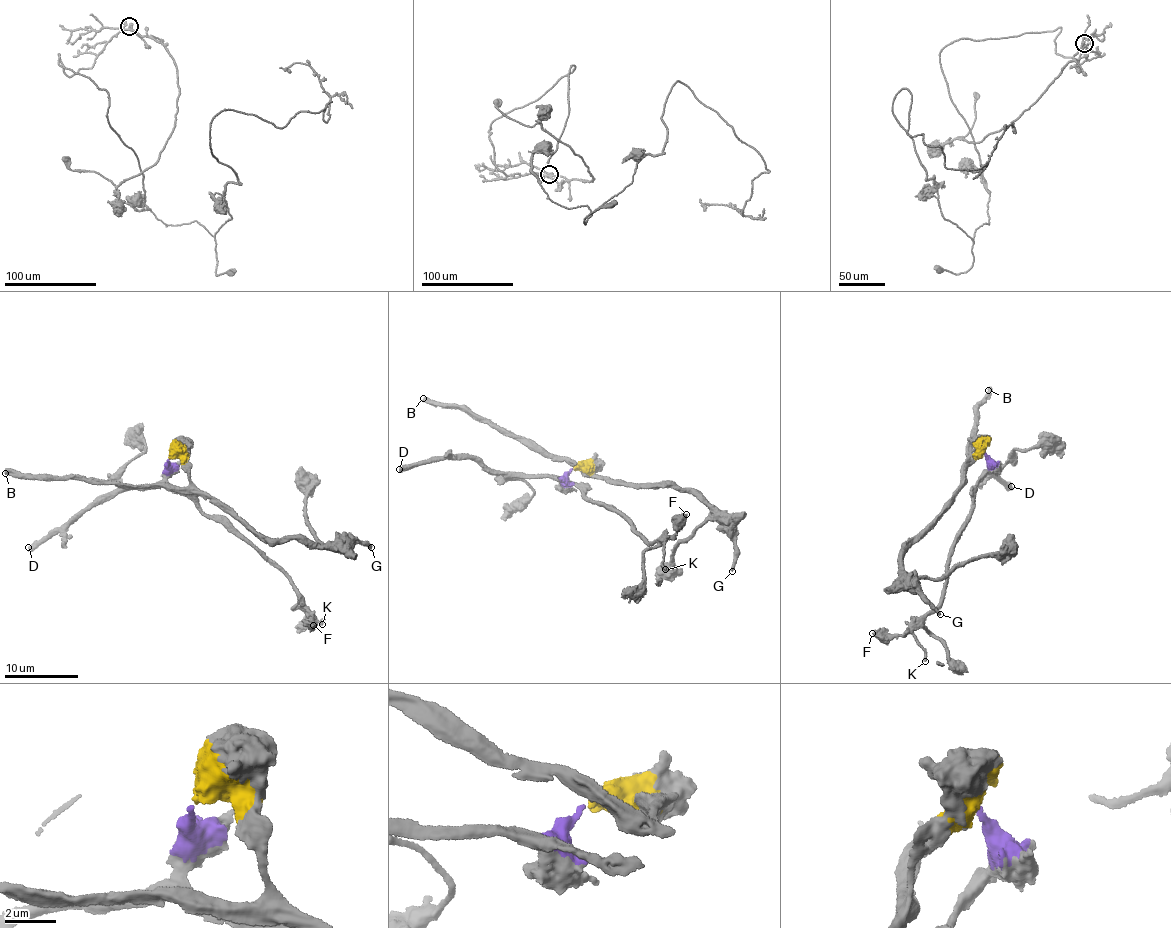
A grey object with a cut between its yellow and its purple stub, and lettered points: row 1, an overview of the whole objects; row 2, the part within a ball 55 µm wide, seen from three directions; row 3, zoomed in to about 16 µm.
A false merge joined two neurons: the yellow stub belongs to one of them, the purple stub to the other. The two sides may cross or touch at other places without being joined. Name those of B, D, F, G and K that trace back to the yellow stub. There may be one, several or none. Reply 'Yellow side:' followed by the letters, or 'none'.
Yellow side: B, G

